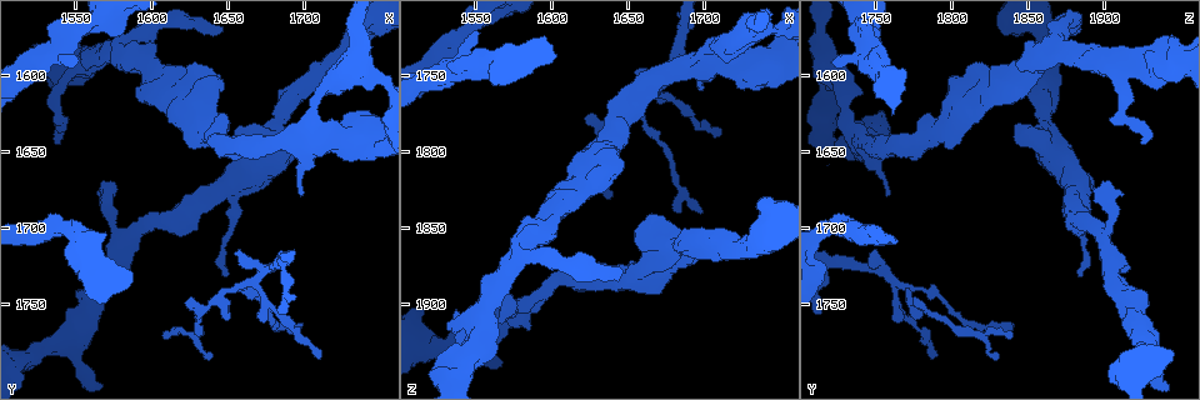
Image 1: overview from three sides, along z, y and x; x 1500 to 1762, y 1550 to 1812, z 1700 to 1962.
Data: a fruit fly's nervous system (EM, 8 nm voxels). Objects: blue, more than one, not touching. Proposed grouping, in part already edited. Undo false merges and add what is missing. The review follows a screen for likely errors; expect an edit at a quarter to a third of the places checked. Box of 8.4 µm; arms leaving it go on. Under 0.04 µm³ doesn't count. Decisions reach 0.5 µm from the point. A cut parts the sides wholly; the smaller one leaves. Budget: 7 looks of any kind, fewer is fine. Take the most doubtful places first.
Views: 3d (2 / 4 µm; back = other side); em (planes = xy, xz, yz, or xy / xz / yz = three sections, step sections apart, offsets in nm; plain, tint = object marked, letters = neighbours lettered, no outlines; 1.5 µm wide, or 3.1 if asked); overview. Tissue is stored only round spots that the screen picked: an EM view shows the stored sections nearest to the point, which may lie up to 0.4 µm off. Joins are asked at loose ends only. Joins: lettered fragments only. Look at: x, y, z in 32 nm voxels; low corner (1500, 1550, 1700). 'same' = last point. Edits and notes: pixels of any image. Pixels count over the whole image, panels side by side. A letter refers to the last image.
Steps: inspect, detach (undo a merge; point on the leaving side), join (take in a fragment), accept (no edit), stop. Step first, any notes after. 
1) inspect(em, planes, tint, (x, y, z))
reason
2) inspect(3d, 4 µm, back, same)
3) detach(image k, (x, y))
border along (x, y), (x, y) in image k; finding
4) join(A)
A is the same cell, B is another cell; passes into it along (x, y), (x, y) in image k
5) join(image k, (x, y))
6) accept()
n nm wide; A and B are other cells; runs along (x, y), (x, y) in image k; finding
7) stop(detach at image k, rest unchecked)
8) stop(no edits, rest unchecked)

inspect(3d, 2 µm, (1748, 1604, 1722))
touches itself

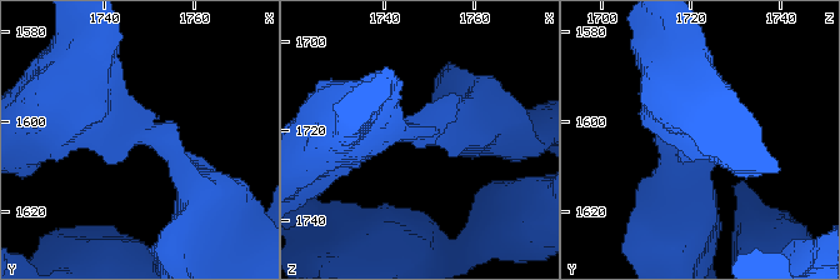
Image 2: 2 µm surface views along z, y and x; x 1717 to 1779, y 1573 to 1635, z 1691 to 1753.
inspect(em, planes, letters, (1748, 1604, 1722))
shape alone is not enough

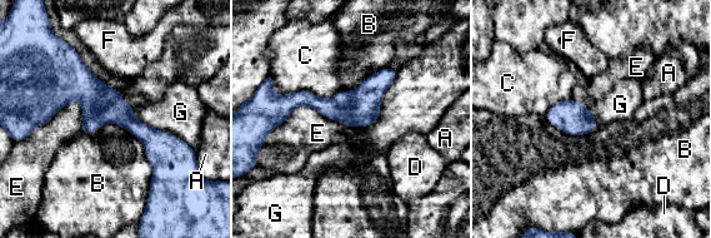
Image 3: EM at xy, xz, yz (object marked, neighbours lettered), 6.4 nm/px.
accept()
B touches over 600 nm; A, B, C, D, E, F and G are other cells; runs along (36, 113), (93, 94), (181, 145) in image 3; one neuron here

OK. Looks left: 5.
inspect(3d, 2 µm, (1538, 1644, 1926))
free end

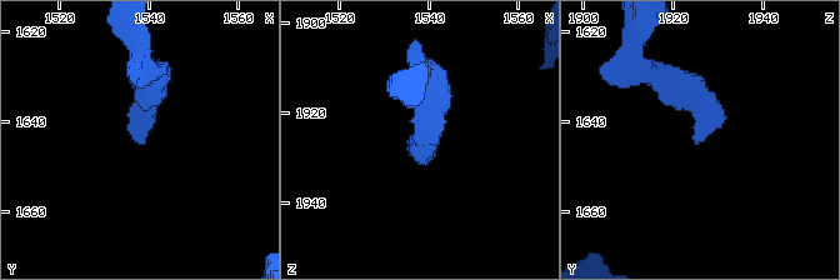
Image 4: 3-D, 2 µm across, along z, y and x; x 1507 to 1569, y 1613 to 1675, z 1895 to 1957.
inspect(em, yz, step 4, letters, (1538, 1643, 1924))

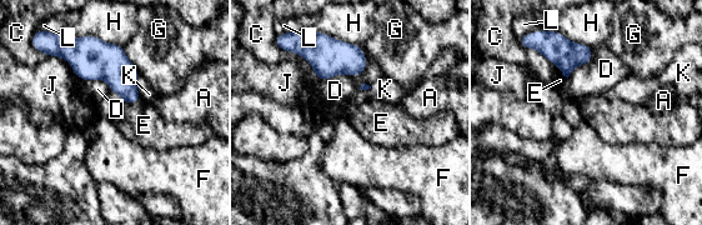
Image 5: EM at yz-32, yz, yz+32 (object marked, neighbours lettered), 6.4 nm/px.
inspect(em, planes, letters, same)

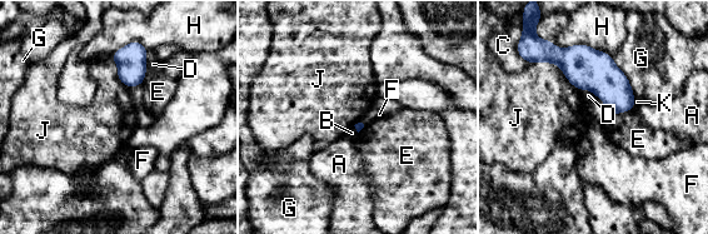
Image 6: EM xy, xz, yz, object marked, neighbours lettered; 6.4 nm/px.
accept()
H touches over 380 nm; A, B, C, D, E, F, G, H, J and K are other cells; border along (533, 63), (554, 63), (578, 90) in image 6; no lettered fragment goes on from it

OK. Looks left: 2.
stop(no edits, rest unchecked)

